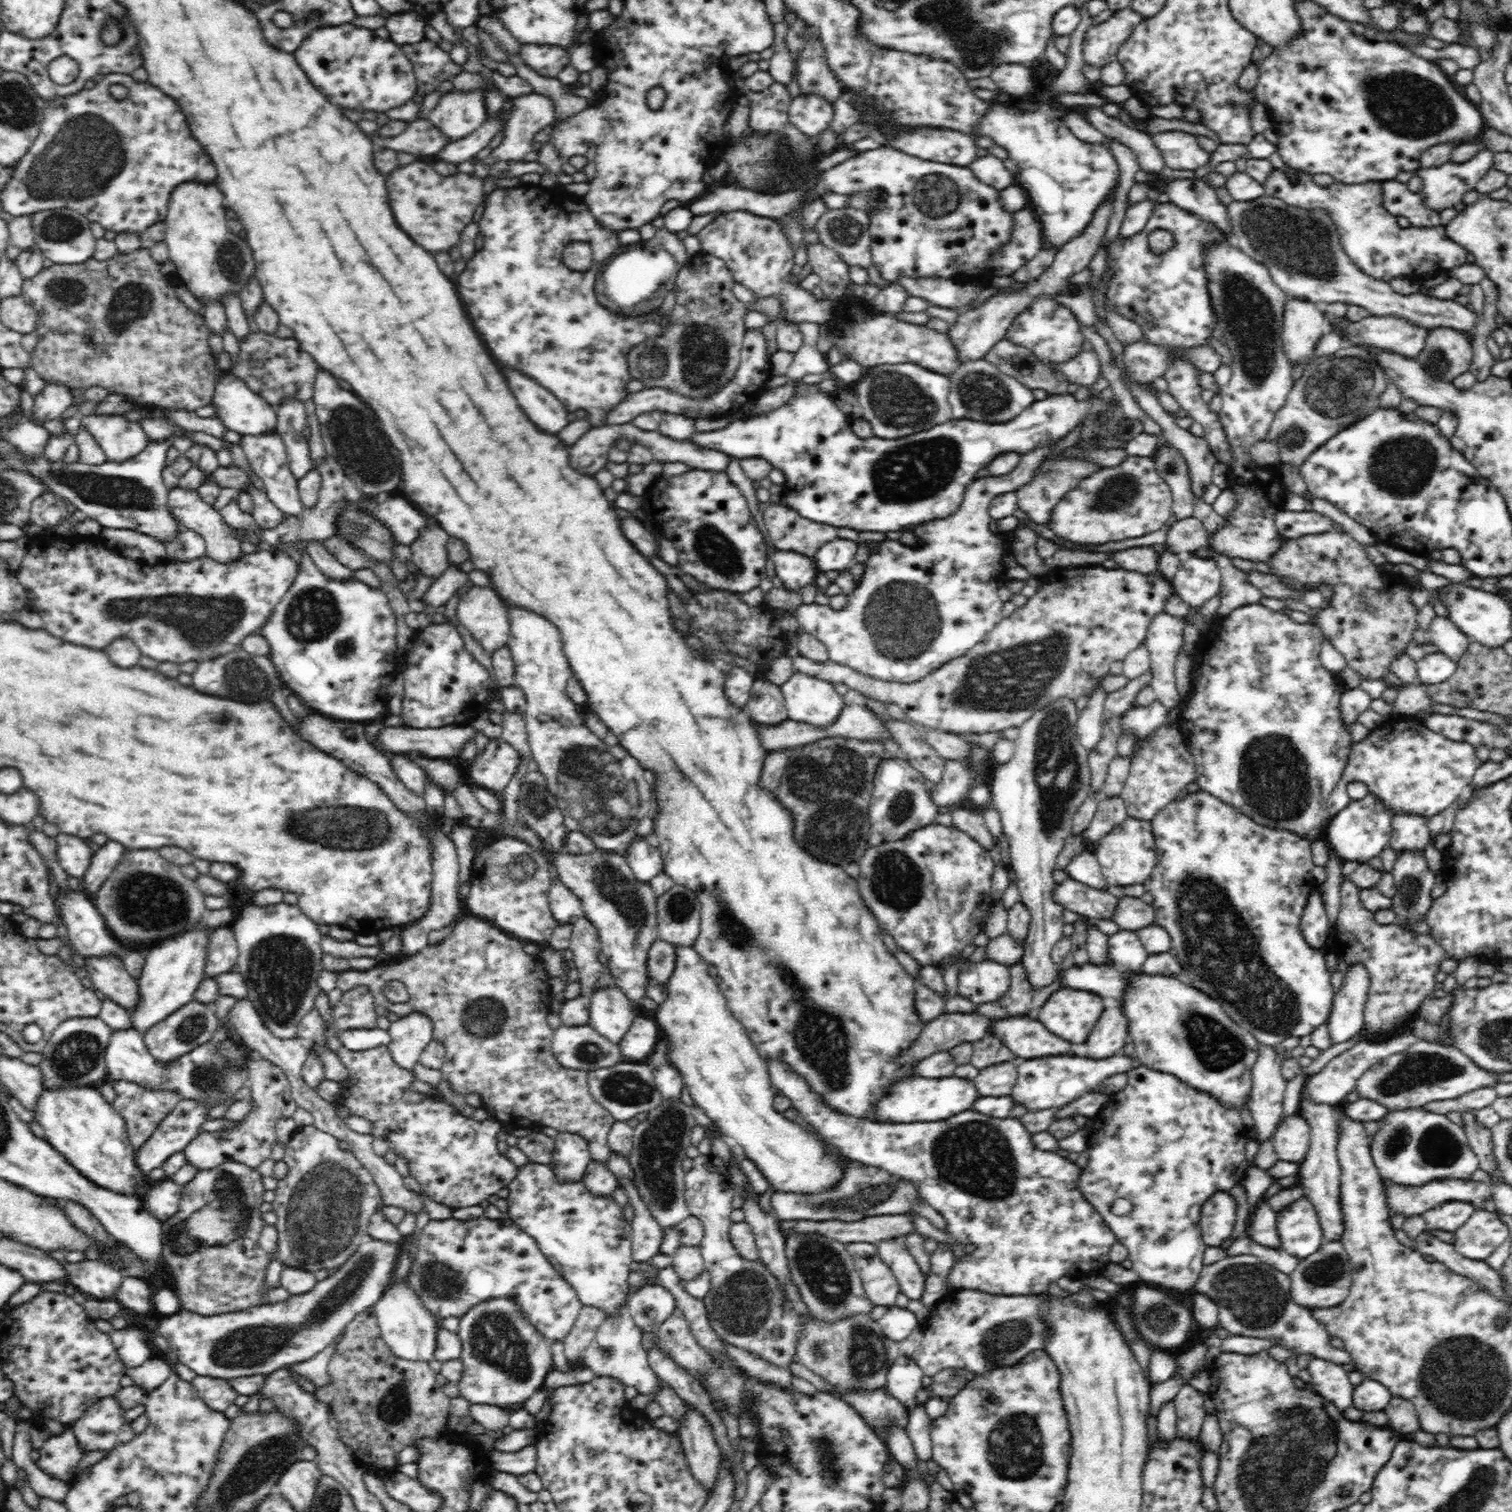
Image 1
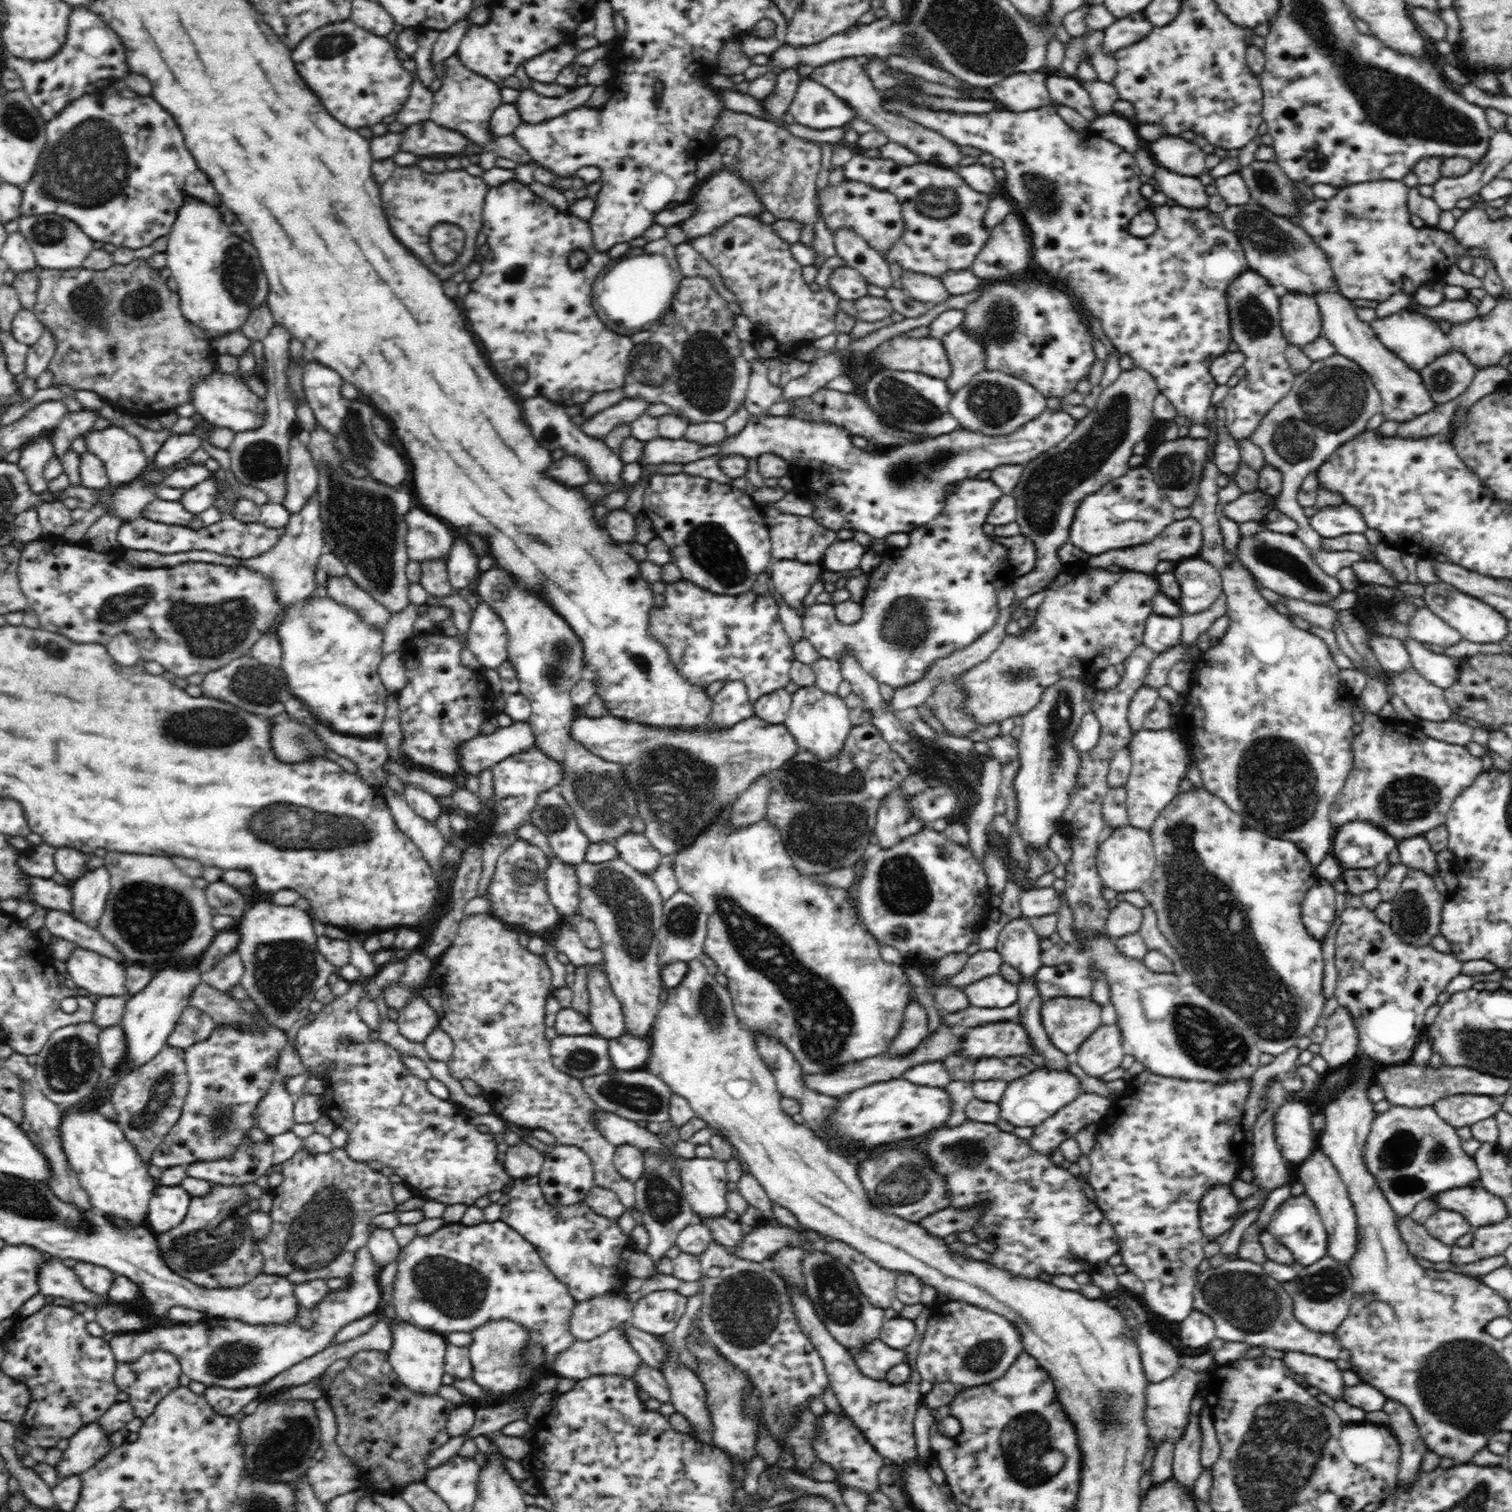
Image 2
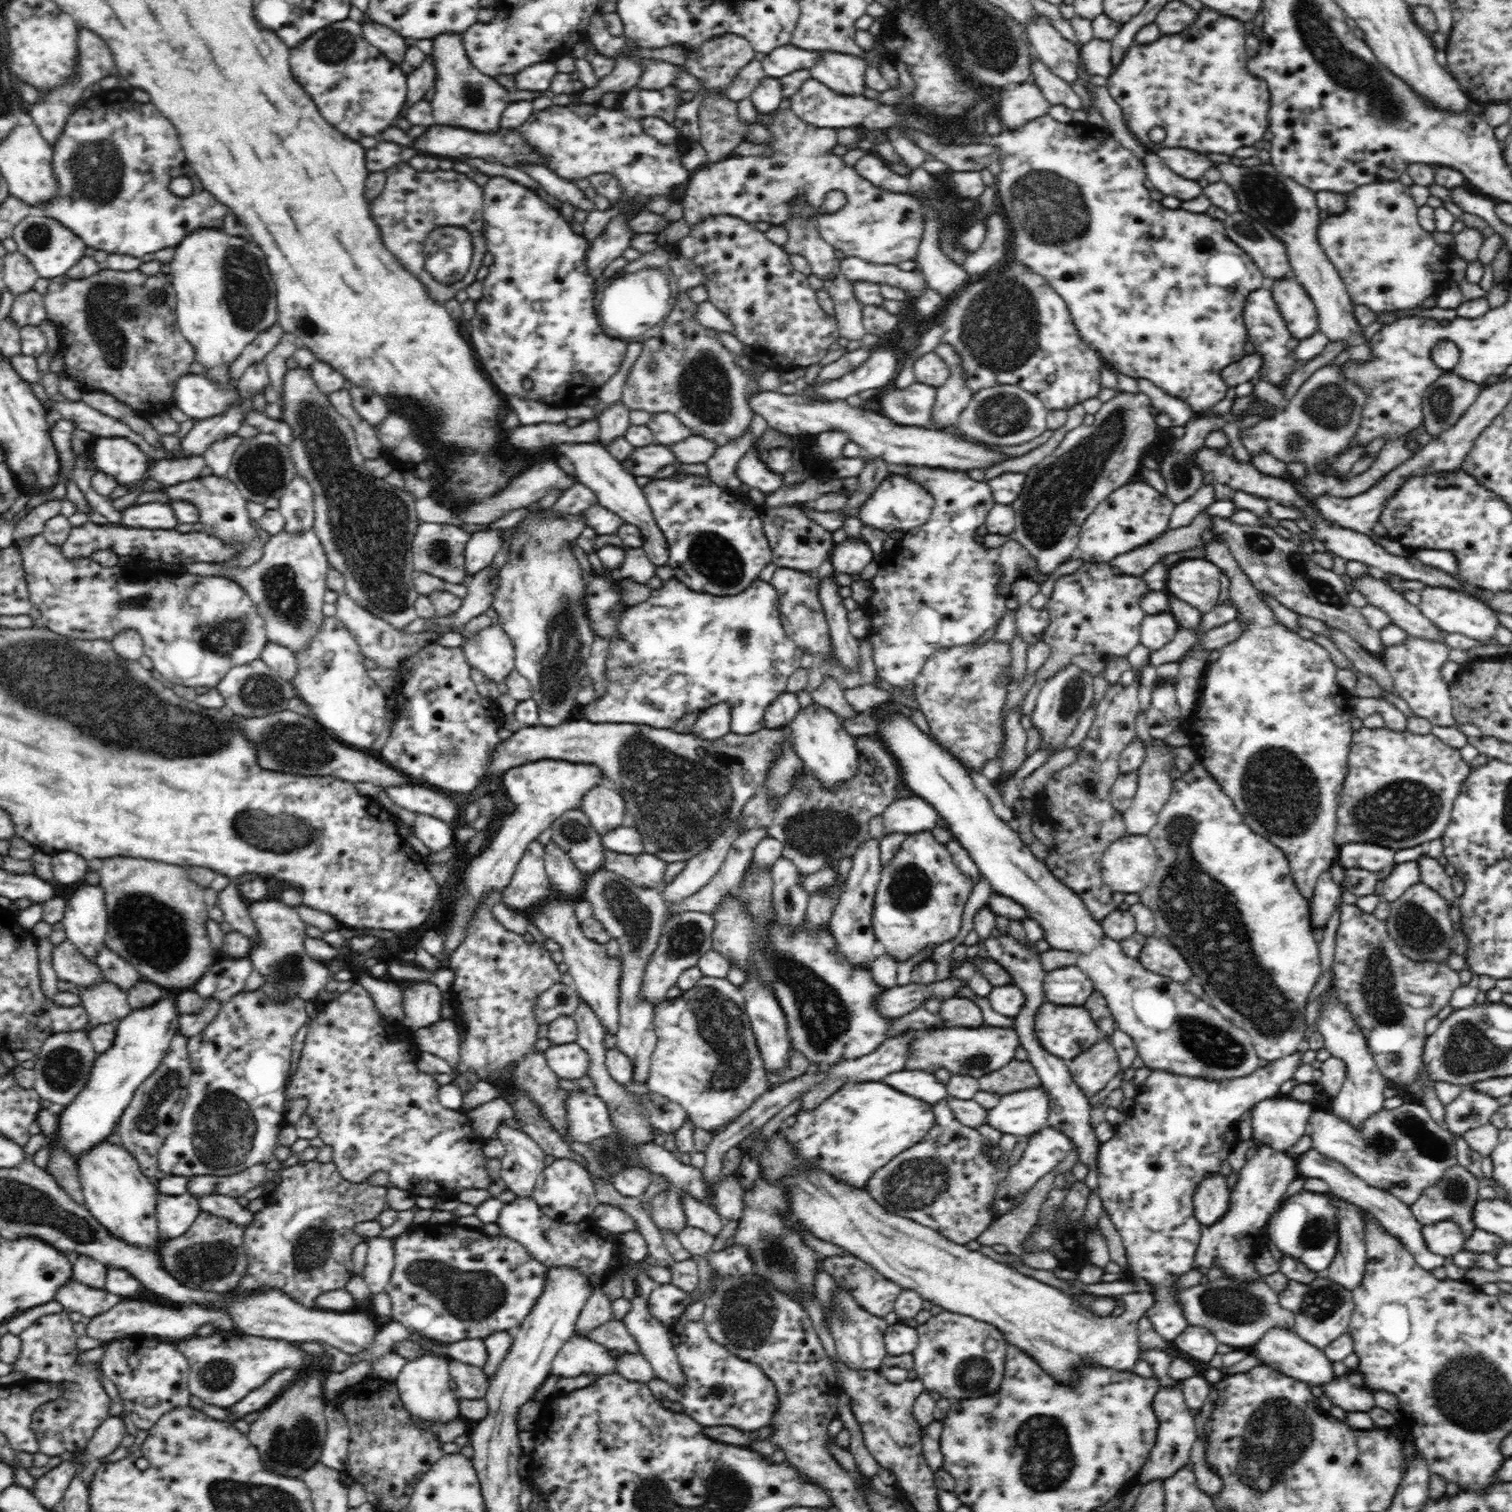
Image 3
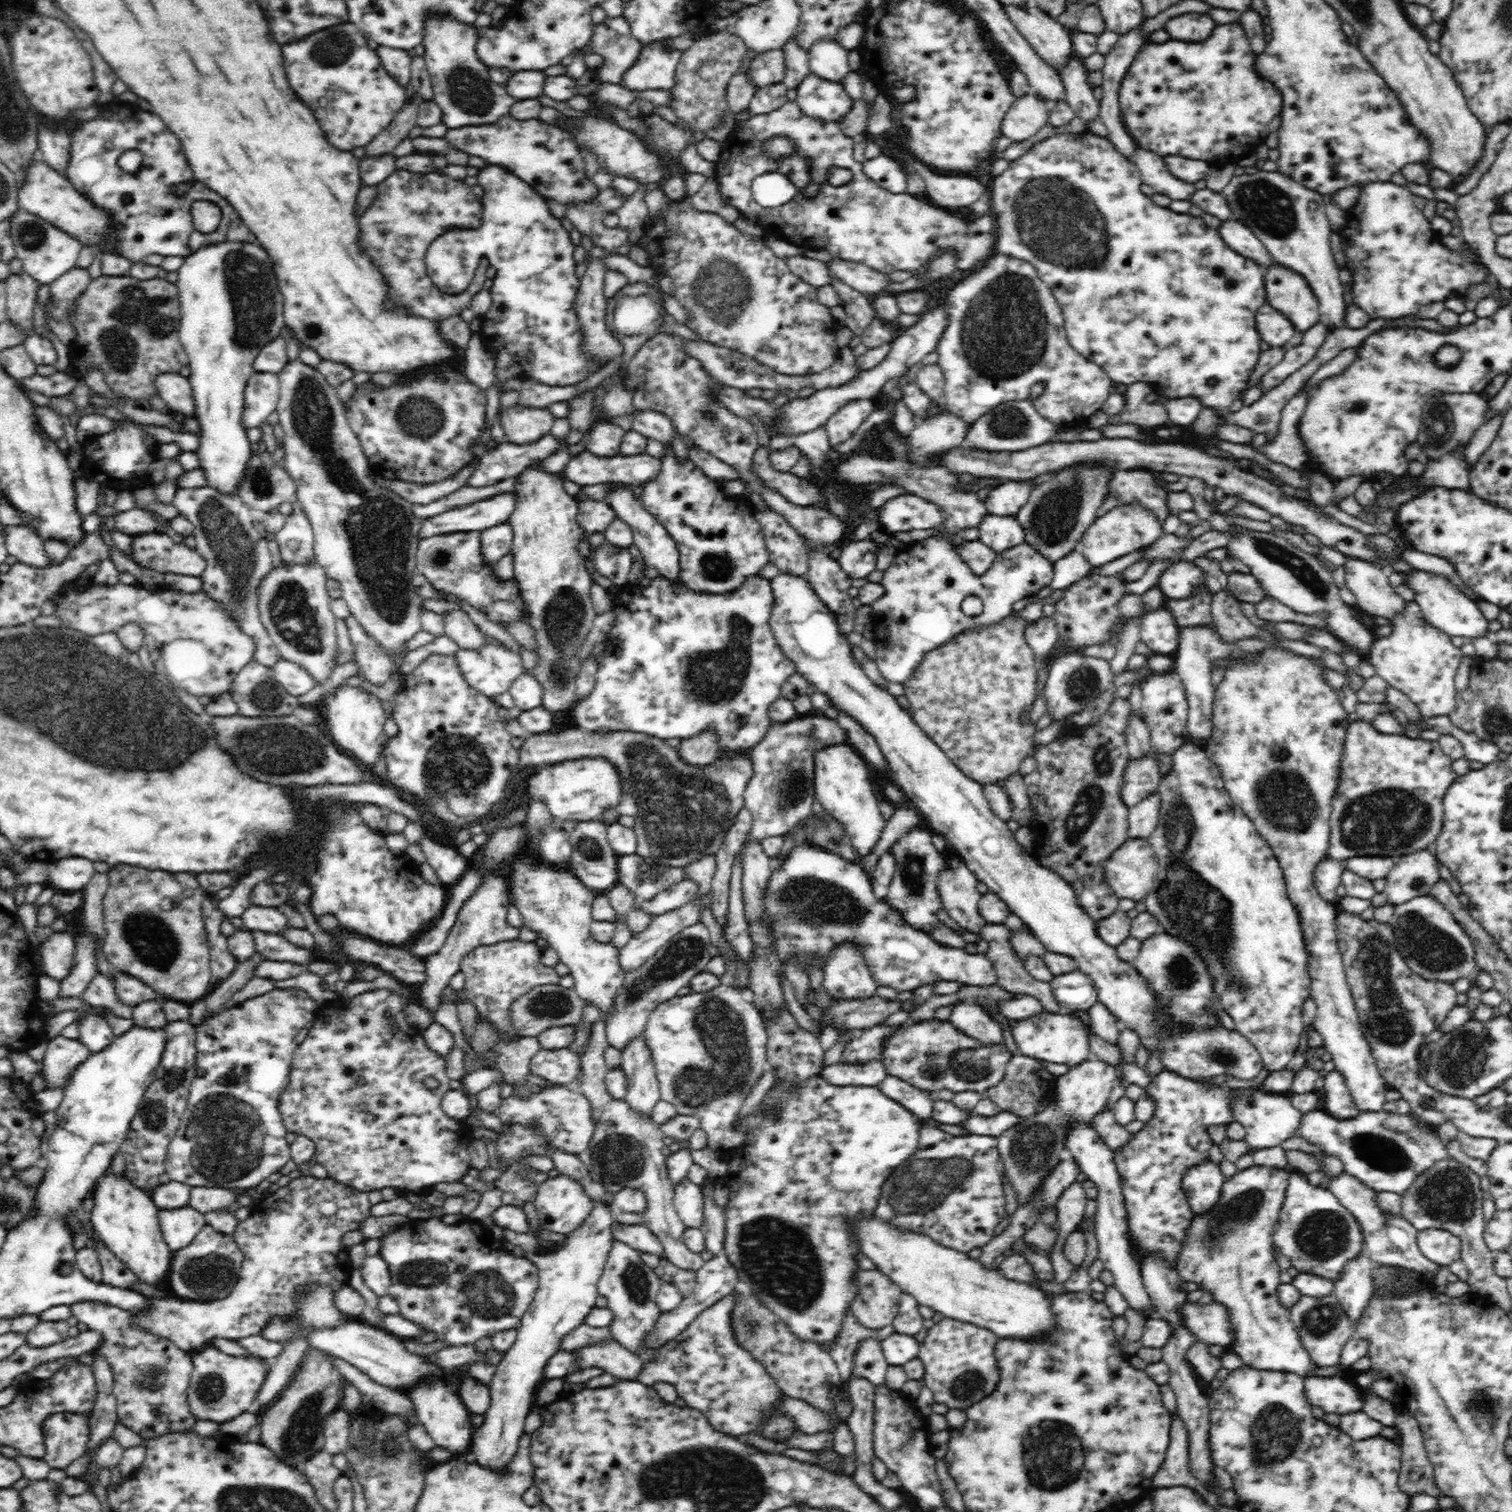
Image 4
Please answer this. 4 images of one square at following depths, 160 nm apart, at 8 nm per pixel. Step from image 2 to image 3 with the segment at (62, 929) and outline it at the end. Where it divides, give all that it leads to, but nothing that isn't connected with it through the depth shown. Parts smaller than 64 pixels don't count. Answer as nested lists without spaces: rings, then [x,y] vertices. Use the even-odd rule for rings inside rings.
[[[102,944],[100,952],[96,954],[97,966],[101,967],[106,981],[114,983],[122,991],[132,988],[142,980],[136,968],[118,956],[111,948]]]

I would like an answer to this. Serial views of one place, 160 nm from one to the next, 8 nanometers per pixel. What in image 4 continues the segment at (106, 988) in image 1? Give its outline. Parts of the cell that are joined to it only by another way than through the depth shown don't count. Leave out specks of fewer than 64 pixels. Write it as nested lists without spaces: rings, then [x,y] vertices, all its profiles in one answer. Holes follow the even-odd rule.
[[[54,931],[41,944],[40,960],[45,975],[58,981],[69,977],[70,970],[73,970],[75,948],[74,935],[67,931]]]

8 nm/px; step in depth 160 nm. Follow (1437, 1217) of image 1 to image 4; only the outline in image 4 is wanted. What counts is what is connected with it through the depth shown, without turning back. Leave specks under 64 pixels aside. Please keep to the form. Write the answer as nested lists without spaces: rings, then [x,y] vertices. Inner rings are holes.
[[[1427,1228],[1417,1235],[1417,1247],[1421,1254],[1439,1265],[1449,1265],[1461,1259],[1461,1244],[1454,1234],[1439,1228]]]

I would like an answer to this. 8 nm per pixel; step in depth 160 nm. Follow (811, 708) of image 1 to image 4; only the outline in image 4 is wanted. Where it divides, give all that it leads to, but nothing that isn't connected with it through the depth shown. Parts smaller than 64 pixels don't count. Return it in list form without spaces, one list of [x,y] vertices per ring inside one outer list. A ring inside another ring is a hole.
[[[846,742],[824,745],[818,749],[818,752],[815,752],[812,759],[815,762],[814,796],[816,803],[843,823],[846,836],[849,836],[847,841],[853,853],[853,861],[860,863],[862,856],[872,852],[872,848],[877,845],[877,841],[880,841],[887,826],[886,817],[878,809],[878,798],[874,797],[874,793],[871,792],[870,778],[867,778],[869,766],[864,764],[862,758],[856,756],[856,752]]]

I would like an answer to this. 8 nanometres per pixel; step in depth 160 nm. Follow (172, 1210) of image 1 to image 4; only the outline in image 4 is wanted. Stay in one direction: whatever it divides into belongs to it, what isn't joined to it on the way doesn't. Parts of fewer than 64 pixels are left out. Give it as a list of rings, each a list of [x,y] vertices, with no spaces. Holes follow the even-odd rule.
[[[190,1206],[159,1212],[161,1234],[172,1252],[188,1247],[206,1224],[205,1216]]]

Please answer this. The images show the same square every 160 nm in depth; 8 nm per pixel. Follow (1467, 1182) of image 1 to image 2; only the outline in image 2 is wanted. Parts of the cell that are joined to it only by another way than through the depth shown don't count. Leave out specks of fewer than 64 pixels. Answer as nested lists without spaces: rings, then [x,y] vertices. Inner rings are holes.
[[[1470,1185],[1440,1191],[1432,1195],[1432,1203],[1441,1209],[1462,1214],[1472,1227],[1494,1224],[1509,1218],[1506,1204],[1498,1196],[1484,1188],[1474,1188]]]

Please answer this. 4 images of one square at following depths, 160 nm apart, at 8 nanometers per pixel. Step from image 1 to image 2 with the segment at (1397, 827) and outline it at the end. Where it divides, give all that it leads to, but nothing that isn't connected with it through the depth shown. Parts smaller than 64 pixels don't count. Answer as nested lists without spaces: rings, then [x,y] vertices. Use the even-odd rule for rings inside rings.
[[[1424,835],[1397,842],[1399,862],[1407,867],[1420,867],[1426,874],[1434,876],[1439,872],[1436,853],[1431,849]]]

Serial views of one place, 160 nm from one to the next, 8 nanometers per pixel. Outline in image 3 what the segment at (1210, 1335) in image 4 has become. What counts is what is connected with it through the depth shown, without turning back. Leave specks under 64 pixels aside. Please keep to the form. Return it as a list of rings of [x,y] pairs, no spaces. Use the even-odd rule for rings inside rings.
[[[774,1136],[770,1140],[768,1148],[760,1156],[760,1168],[765,1178],[769,1178],[769,1182],[787,1184],[792,1215],[806,1225],[814,1237],[843,1248],[867,1262],[892,1282],[898,1283],[903,1289],[917,1292],[923,1300],[929,1300],[932,1305],[942,1308],[942,1311],[969,1315],[972,1319],[993,1324],[1005,1335],[1009,1343],[1034,1358],[1038,1365],[1062,1386],[1074,1384],[1078,1380],[1081,1368],[1088,1365],[1128,1372],[1134,1368],[1141,1352],[1136,1333],[1137,1323],[1147,1315],[1147,1311],[1154,1304],[1150,1293],[1130,1294],[1130,1304],[1125,1306],[1125,1312],[1119,1317],[1098,1316],[1093,1308],[1082,1303],[1080,1299],[1073,1298],[1073,1295],[1024,1275],[1004,1263],[994,1261],[980,1251],[968,1250],[964,1245],[950,1241],[933,1228],[901,1215],[891,1214],[878,1205],[865,1188],[857,1188],[853,1184],[846,1185],[844,1181],[836,1181],[834,1176],[824,1173],[822,1169],[809,1166],[783,1136]],[[1224,1275],[1215,1281],[1208,1280],[1206,1284],[1187,1288],[1178,1299],[1183,1304],[1189,1326],[1203,1326],[1220,1344],[1234,1348],[1251,1349],[1272,1327],[1284,1327],[1295,1332],[1294,1315],[1280,1306],[1278,1294],[1268,1286],[1264,1275],[1250,1282],[1240,1282]]]

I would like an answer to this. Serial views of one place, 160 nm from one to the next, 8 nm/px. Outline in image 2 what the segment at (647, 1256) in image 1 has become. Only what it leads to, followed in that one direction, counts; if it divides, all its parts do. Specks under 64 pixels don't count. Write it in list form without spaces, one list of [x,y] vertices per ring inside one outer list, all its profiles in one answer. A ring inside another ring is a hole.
[[[492,912],[466,915],[460,921],[452,946],[444,952],[444,972],[448,972],[448,984],[442,982],[438,968],[415,988],[394,986],[384,995],[390,1009],[399,1011],[414,996],[428,1001],[435,1016],[440,1020],[440,1029],[454,1041],[454,1050],[447,1060],[450,1074],[456,1080],[470,1078],[481,1087],[482,1095],[492,1110],[502,1120],[515,1123],[525,1129],[546,1130],[553,1134],[556,1144],[581,1148],[593,1164],[594,1185],[617,1194],[627,1210],[636,1210],[635,1184],[622,1178],[614,1162],[614,1148],[608,1138],[598,1129],[596,1116],[602,1112],[597,1103],[586,1094],[581,1079],[572,1078],[558,1070],[552,1061],[550,1041],[546,1039],[545,1006],[554,992],[552,974],[543,955],[534,954],[520,944],[519,933],[512,926],[502,923]]]

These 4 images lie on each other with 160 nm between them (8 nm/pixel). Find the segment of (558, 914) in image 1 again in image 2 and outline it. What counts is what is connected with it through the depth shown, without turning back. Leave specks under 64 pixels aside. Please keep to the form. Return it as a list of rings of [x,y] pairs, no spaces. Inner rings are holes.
[[[555,854],[545,870],[545,879],[550,902],[559,916],[566,919],[578,913],[580,897],[574,865],[563,863]]]

